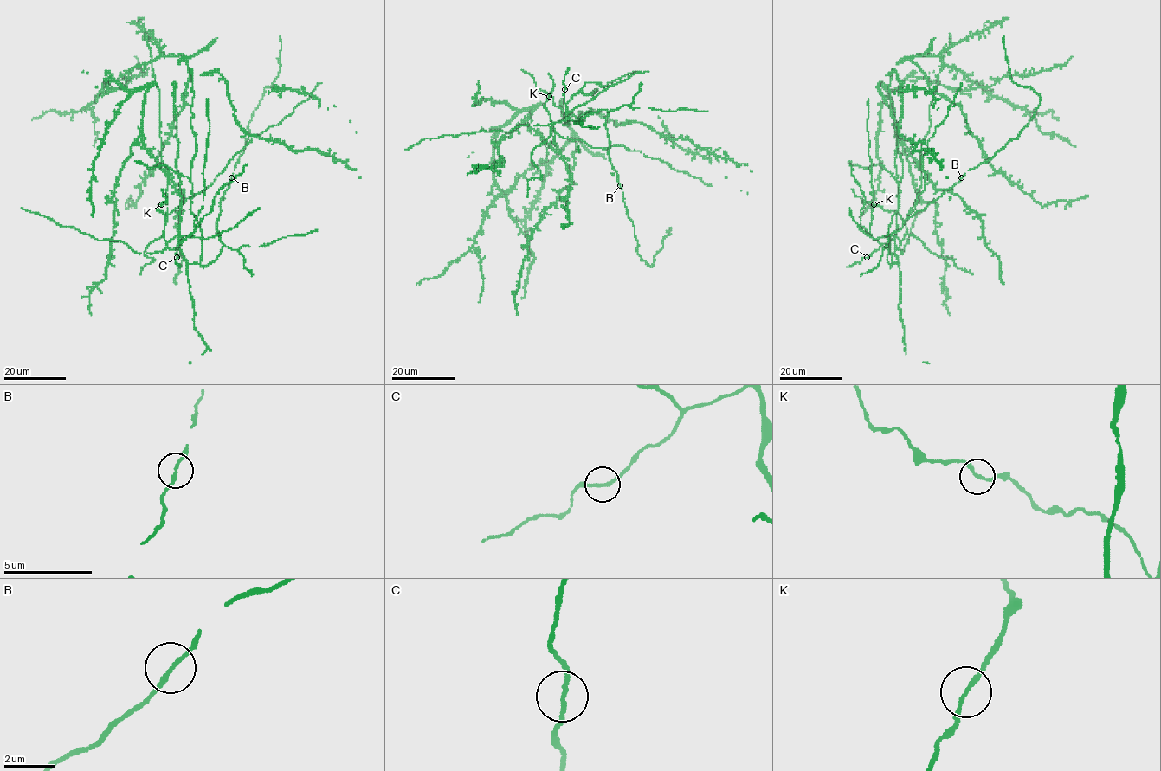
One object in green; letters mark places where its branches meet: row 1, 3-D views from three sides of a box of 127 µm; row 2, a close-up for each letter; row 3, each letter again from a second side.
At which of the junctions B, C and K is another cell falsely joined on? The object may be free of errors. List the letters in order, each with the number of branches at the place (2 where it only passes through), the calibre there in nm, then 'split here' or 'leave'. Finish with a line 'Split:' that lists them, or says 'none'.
B: 2 | 150 nm | leave
C: 2 | 160 nm | leave
K: 2 | 150 nm | leave
Split: none

